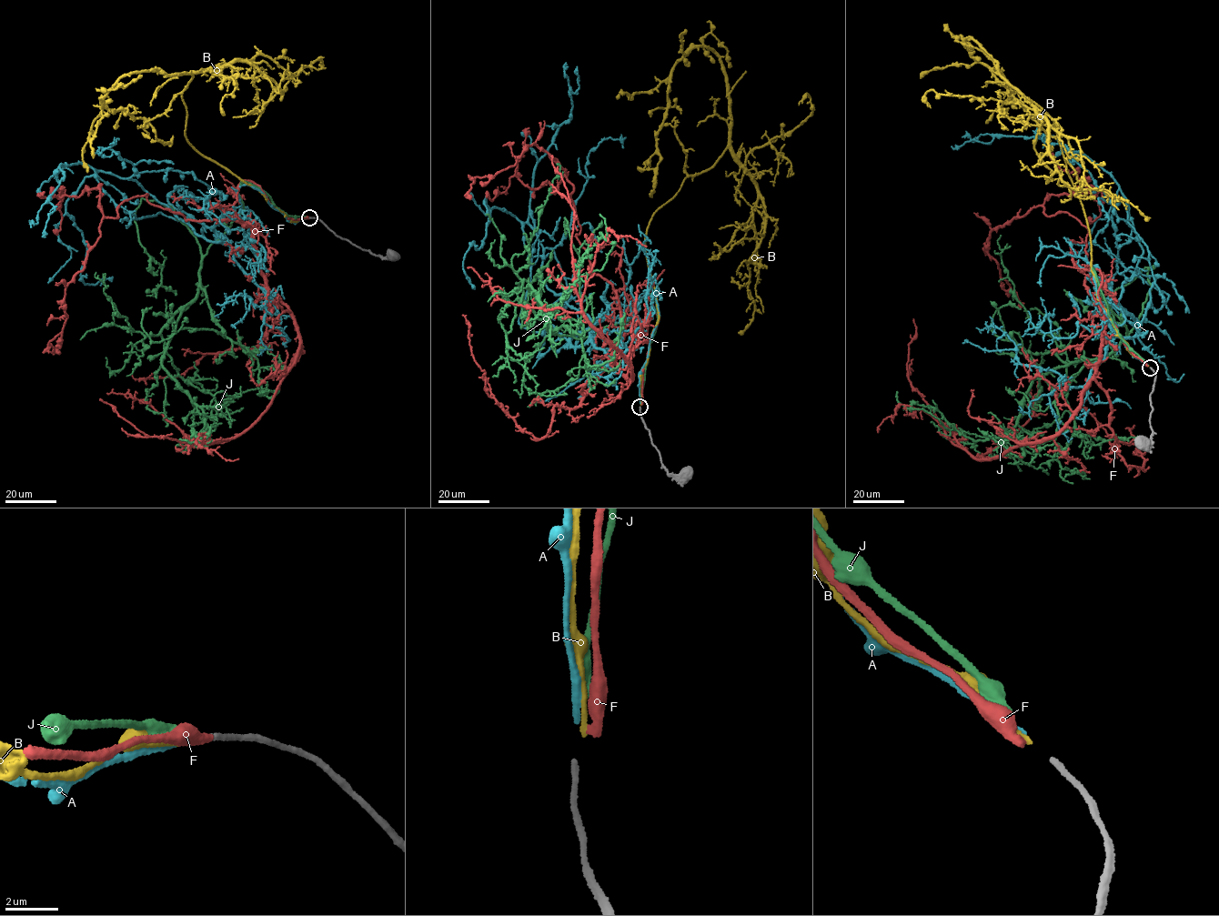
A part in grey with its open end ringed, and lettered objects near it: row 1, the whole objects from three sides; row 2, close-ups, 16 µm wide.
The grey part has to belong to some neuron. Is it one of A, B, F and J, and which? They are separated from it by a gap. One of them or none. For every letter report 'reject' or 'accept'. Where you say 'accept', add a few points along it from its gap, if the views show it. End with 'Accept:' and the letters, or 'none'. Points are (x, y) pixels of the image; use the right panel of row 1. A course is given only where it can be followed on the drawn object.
A: accept | via (1147, 366), (1092, 272), (1133, 337), (1104, 318), (1143, 253), (1109, 174), (1048, 135), (952, 145)
B: reject
F: reject
J: reject
Accept: A

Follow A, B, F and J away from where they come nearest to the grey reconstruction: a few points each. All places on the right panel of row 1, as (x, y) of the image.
A: (1147, 366), (1092, 272), (1133, 337), (1104, 318), (1143, 253), (1109, 174), (1048, 135), (952, 145)
B: (1148, 366), (1097, 297), (1053, 120), (964, 40), (1036, 121), (1042, 162), (1061, 169)
F: (1148, 366), (1102, 304), (1096, 269), (1103, 340), (1075, 415), (1049, 437), (976, 459), (912, 389), (913, 318)
J: (1145, 363), (1092, 267), (1125, 338), (1032, 380), (1011, 431), (975, 440), (897, 391)

